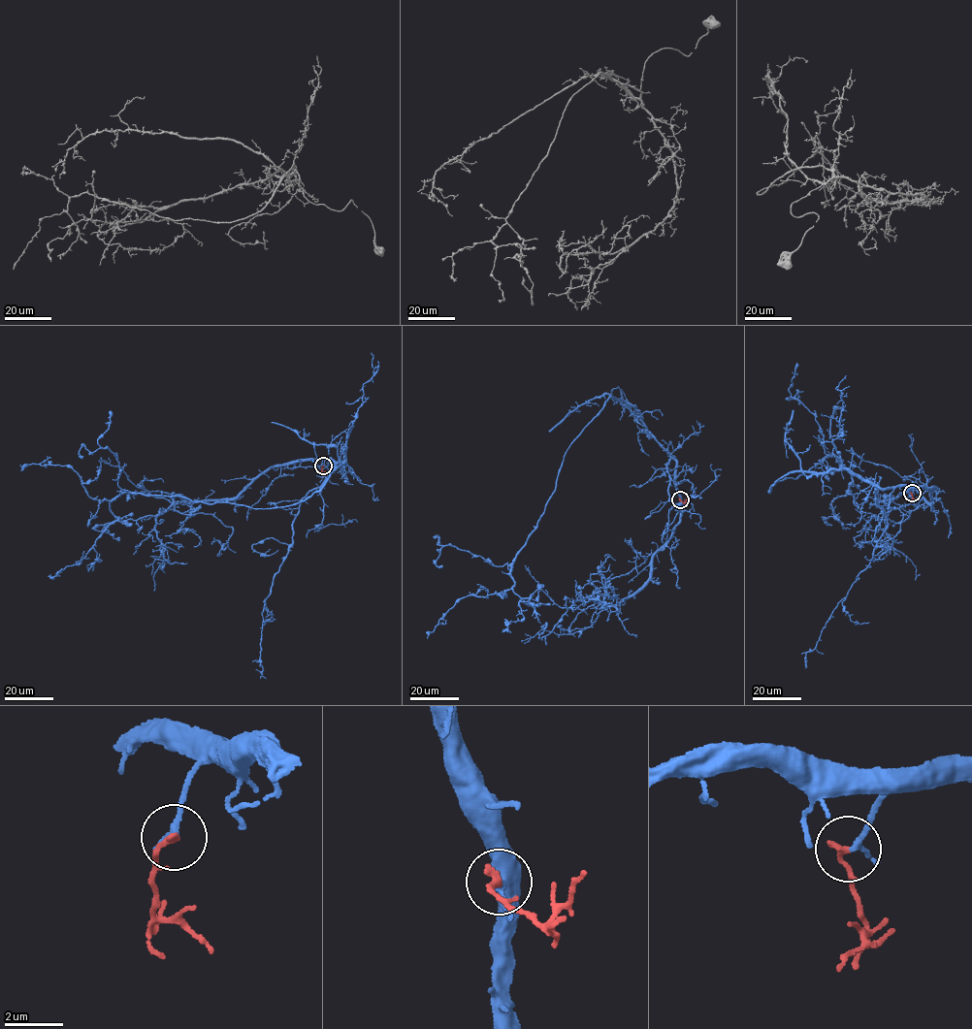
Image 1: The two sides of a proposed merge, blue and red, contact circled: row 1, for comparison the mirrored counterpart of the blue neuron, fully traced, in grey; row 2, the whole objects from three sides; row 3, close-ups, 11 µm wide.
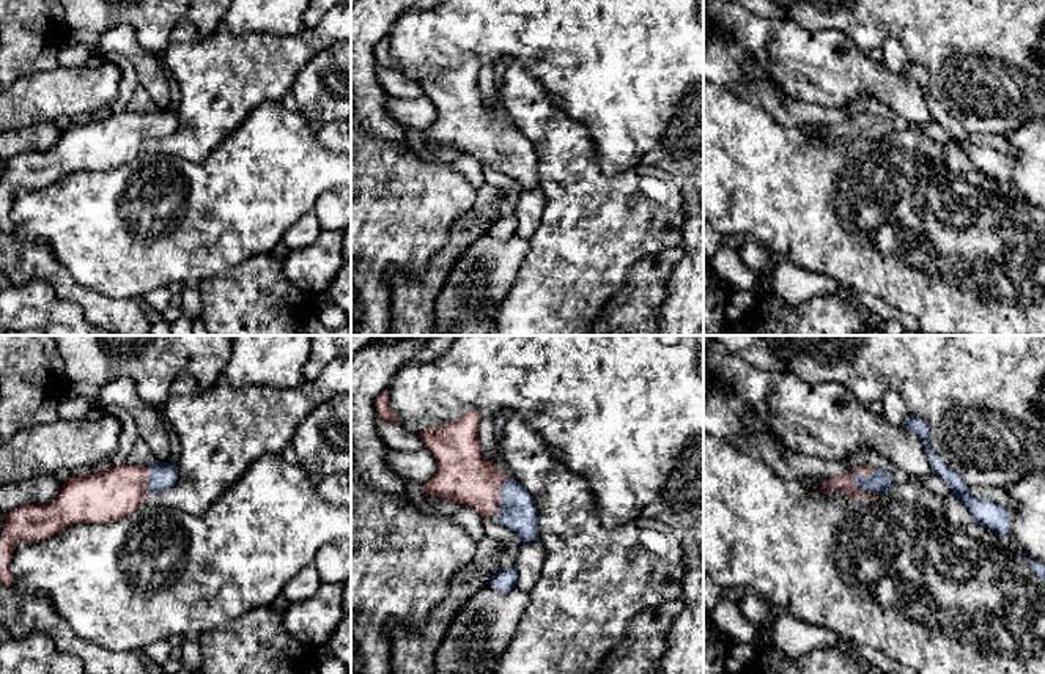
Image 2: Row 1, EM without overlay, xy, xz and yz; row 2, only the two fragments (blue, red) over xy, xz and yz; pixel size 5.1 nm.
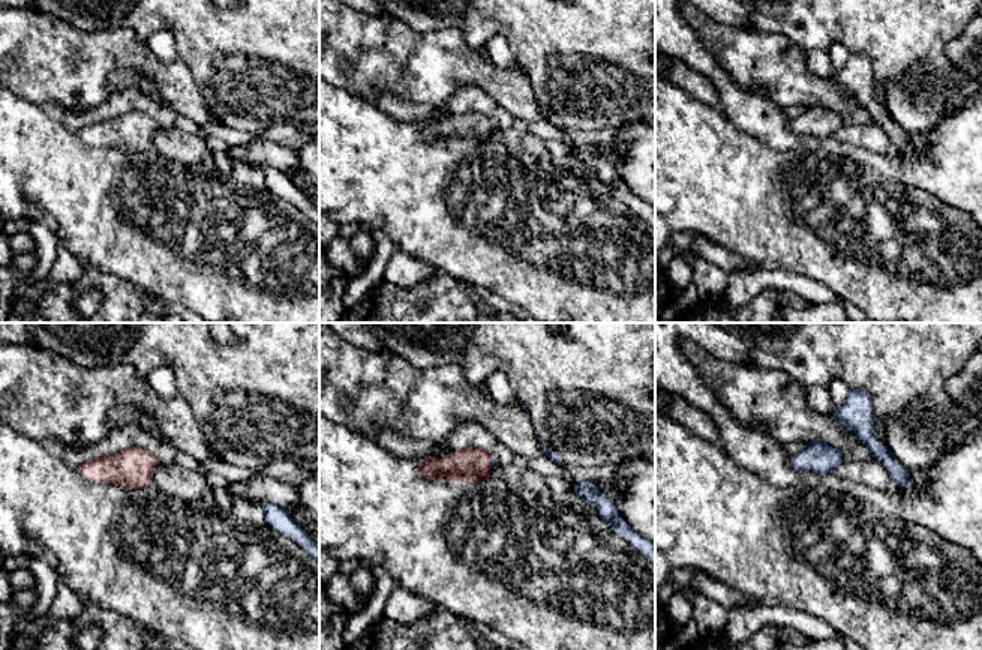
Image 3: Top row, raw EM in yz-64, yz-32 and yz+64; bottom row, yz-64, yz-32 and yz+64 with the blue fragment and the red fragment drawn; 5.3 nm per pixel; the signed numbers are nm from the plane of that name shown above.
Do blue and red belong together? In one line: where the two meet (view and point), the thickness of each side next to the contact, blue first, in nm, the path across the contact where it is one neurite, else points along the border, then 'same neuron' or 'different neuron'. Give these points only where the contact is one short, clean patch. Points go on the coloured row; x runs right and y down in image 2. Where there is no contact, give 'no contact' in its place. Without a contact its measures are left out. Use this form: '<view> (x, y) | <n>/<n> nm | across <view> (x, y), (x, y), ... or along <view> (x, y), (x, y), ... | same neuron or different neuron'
yz (864, 490) | 120/80 nm | across yz (877, 482), (864, 490), (855, 484), (844, 484) | same neuron

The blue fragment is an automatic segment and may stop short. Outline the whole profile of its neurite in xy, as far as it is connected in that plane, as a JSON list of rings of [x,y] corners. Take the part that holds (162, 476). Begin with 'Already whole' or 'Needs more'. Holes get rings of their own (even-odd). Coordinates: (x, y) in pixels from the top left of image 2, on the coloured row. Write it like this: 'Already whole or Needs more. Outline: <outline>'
Needs more. Outline: [[[159,461],[153,466],[138,465],[110,465],[82,477],[72,476],[61,485],[60,493],[49,504],[24,506],[5,515],[5,524],[0,532],[0,583],[6,586],[14,584],[11,573],[11,559],[17,540],[39,542],[50,539],[61,529],[77,523],[113,523],[123,517],[135,512],[148,498],[168,490],[178,480],[176,461]]]

